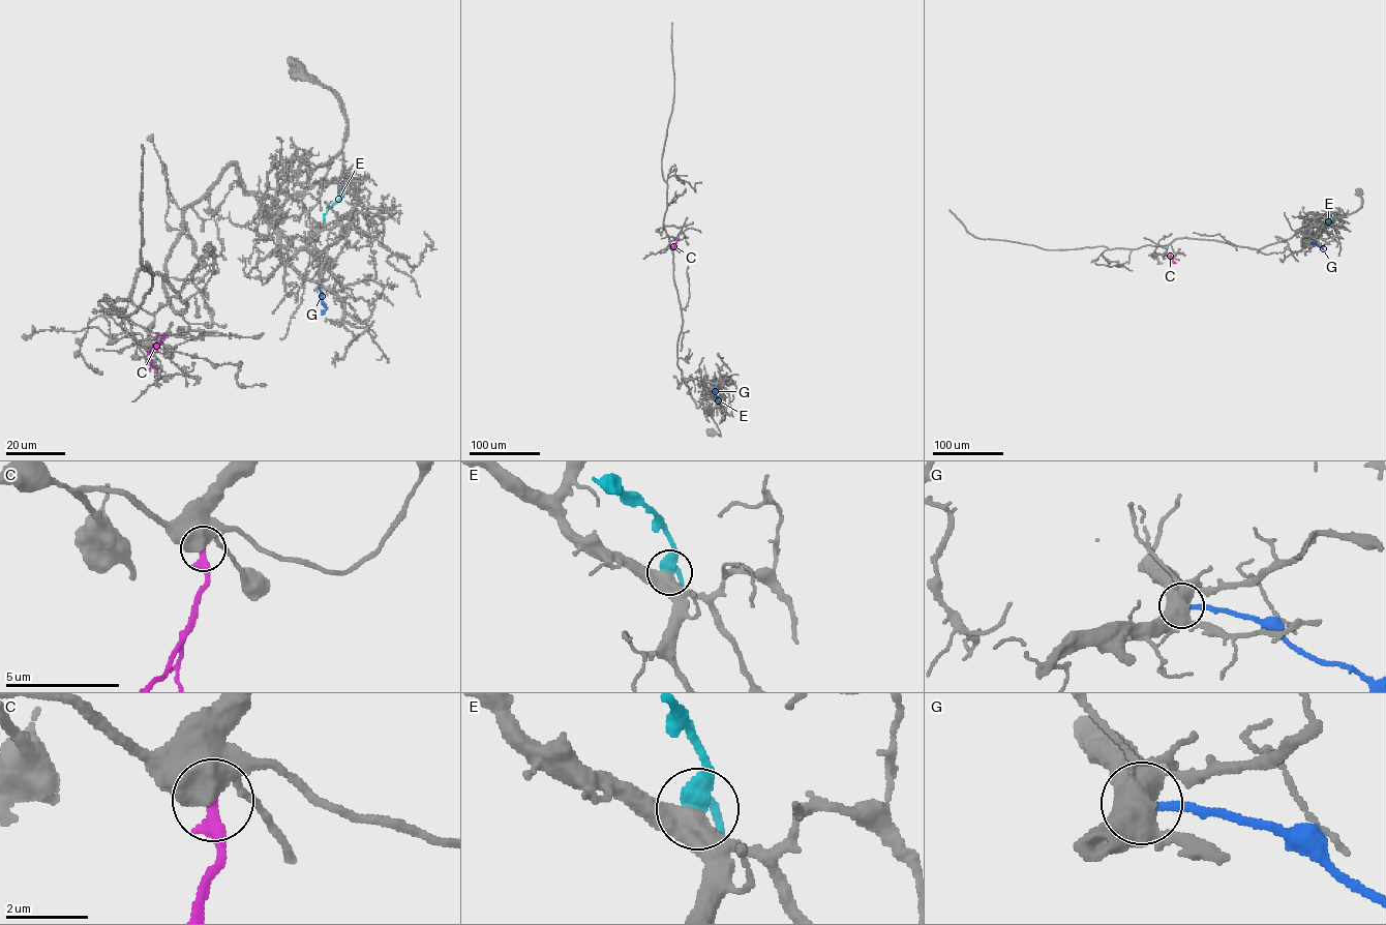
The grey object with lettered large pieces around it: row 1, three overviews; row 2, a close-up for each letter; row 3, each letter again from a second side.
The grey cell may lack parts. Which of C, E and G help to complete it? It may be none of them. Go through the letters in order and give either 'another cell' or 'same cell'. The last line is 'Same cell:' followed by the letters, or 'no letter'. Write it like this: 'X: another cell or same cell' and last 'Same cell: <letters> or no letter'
C: another cell
E: another cell
G: another cell
Same cell: no letter

